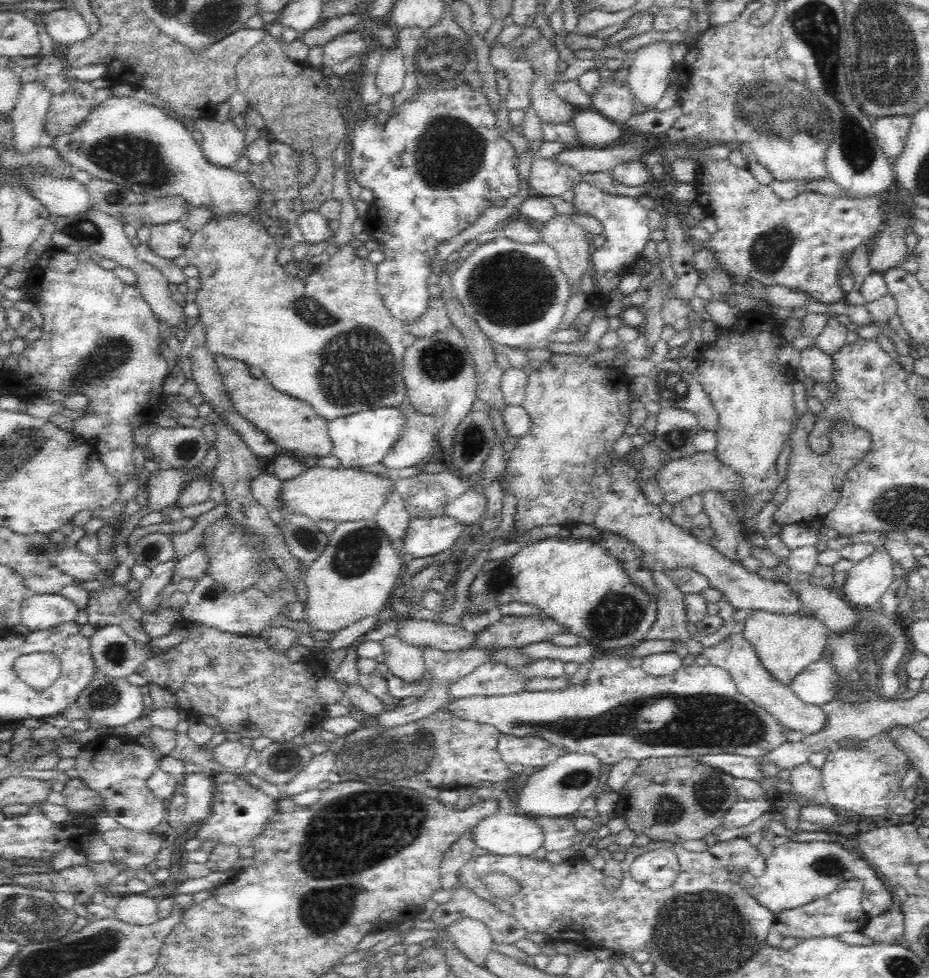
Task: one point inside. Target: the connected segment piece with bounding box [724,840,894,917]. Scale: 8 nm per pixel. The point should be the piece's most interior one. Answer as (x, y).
(796, 874)

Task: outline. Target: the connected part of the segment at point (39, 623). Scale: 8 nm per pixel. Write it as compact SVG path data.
M26 594L20 607L21 624L32 631L43 631L71 623L79 610L76 603L56 594Z

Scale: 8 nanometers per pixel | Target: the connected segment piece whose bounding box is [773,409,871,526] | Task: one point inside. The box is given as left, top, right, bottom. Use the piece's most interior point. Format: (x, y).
(813, 481)

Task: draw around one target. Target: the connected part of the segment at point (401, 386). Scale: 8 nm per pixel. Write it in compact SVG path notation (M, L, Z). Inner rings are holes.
M336 168L334 172L334 197L340 200L342 208L338 217L339 229L336 231L333 238L335 246L338 246L336 254L329 256L329 261L322 264L319 269L309 273L305 273L297 278L288 276L284 270L284 266L278 263L277 254L285 246L279 240L274 240L265 232L265 228L251 222L250 218L245 216L222 216L218 220L210 220L204 226L201 226L192 236L189 248L184 254L189 259L190 265L196 267L199 271L197 279L202 285L196 292L197 298L194 303L198 305L200 312L198 321L202 322L206 328L206 348L208 352L215 355L222 355L226 358L241 360L244 364L257 366L264 372L265 379L269 382L270 387L282 395L292 396L294 399L302 400L302 402L310 404L310 407L318 416L327 421L346 416L350 413L362 412L364 409L384 408L387 405L404 404L406 398L406 386L403 381L403 358L406 347L402 340L406 334L405 324L400 320L393 318L387 307L383 304L382 299L378 295L376 283L376 265L369 262L367 259L354 254L355 241L352 238L352 224L357 217L363 212L361 206L352 198L348 191L348 179L346 168Z

